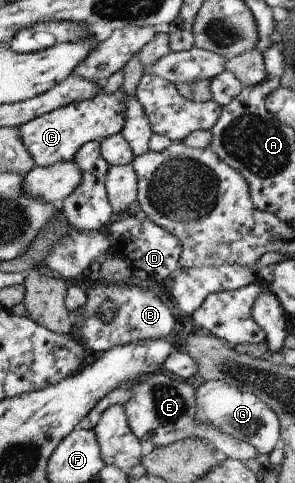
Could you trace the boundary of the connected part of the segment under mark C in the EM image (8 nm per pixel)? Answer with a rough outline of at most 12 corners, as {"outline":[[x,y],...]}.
{"outline":[[99,90],[18,126],[37,167],[123,129],[126,97]]}

